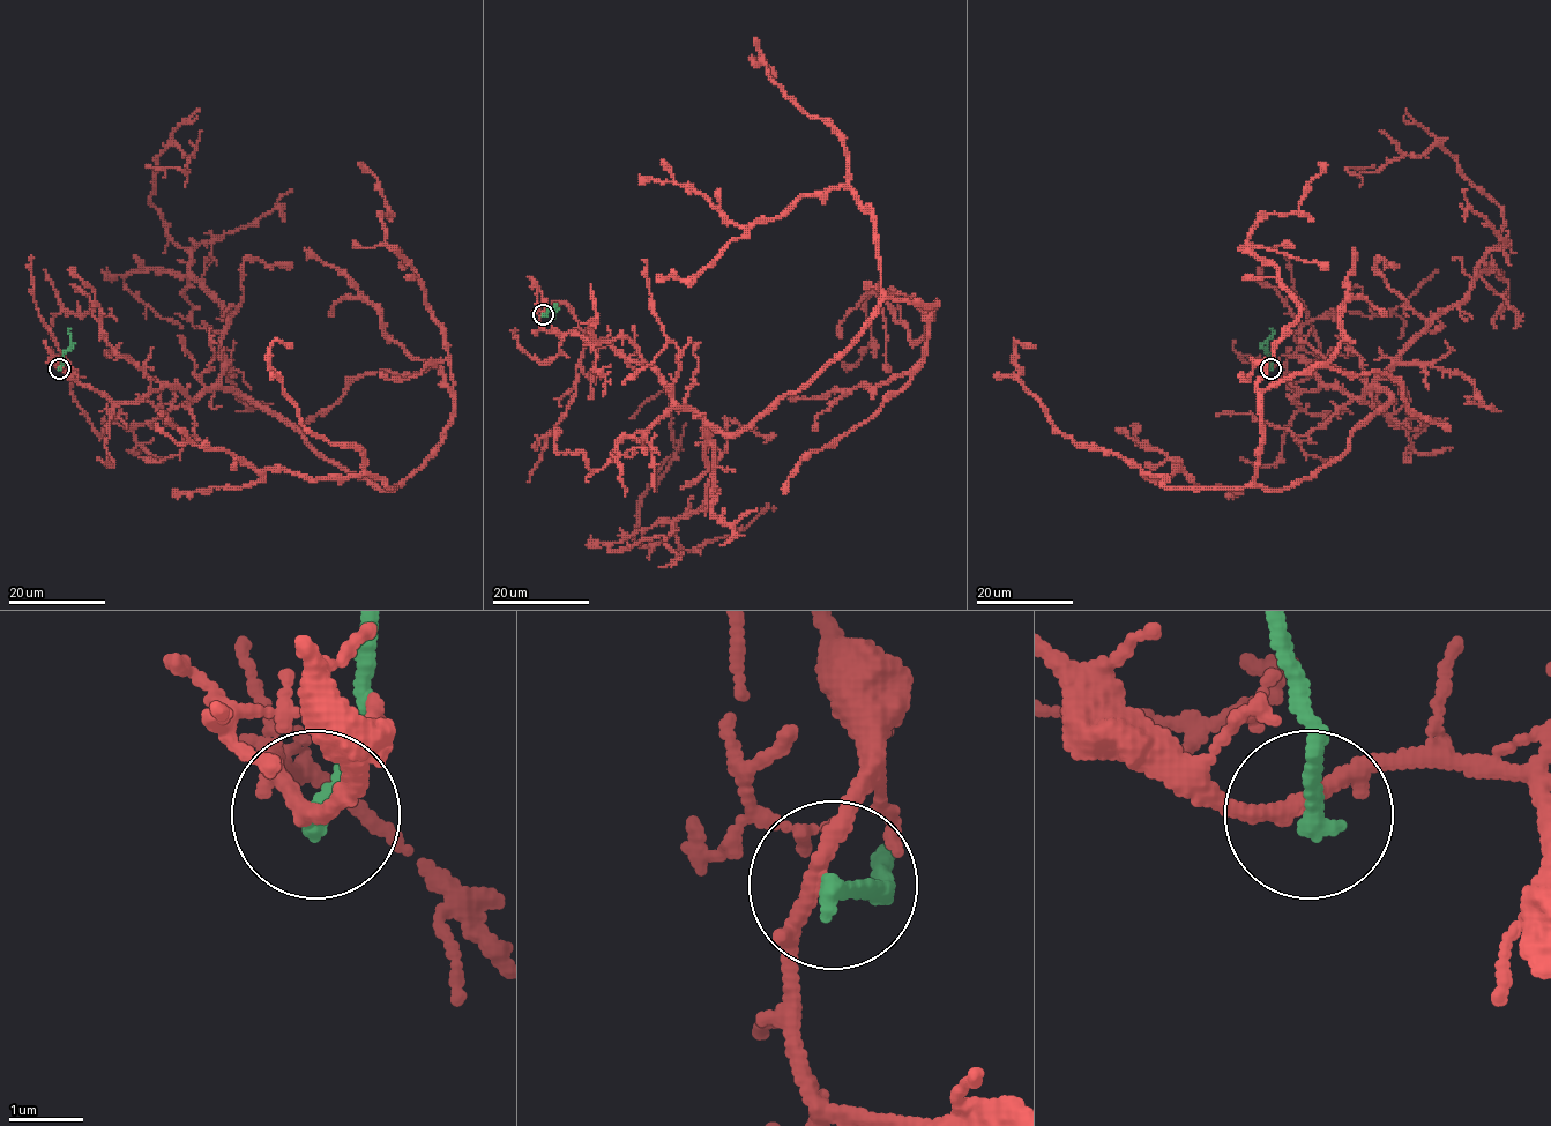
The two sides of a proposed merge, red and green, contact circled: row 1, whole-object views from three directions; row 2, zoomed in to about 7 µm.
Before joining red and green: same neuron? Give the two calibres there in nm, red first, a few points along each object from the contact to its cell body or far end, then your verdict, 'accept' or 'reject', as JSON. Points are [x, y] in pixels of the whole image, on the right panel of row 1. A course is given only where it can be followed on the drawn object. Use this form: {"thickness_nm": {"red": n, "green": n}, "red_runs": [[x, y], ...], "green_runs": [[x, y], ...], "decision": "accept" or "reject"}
{"thickness_nm": {"red": 200, "green": 260}, "red_runs": [[1270, 367], [1297, 403], [1391, 399], [1255, 483], [1299, 308], [1248, 233], [1319, 163]], "green_runs": [[1270, 367], [1269, 355], [1260, 345], [1273, 335], [1270, 329]], "decision": "reject"}

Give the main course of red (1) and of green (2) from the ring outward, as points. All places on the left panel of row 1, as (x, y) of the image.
1: (59, 367), (117, 403), (231, 388), (395, 489), (441, 440), (454, 379), (358, 163)
2: (59, 367), (62, 355), (72, 345), (69, 329)

